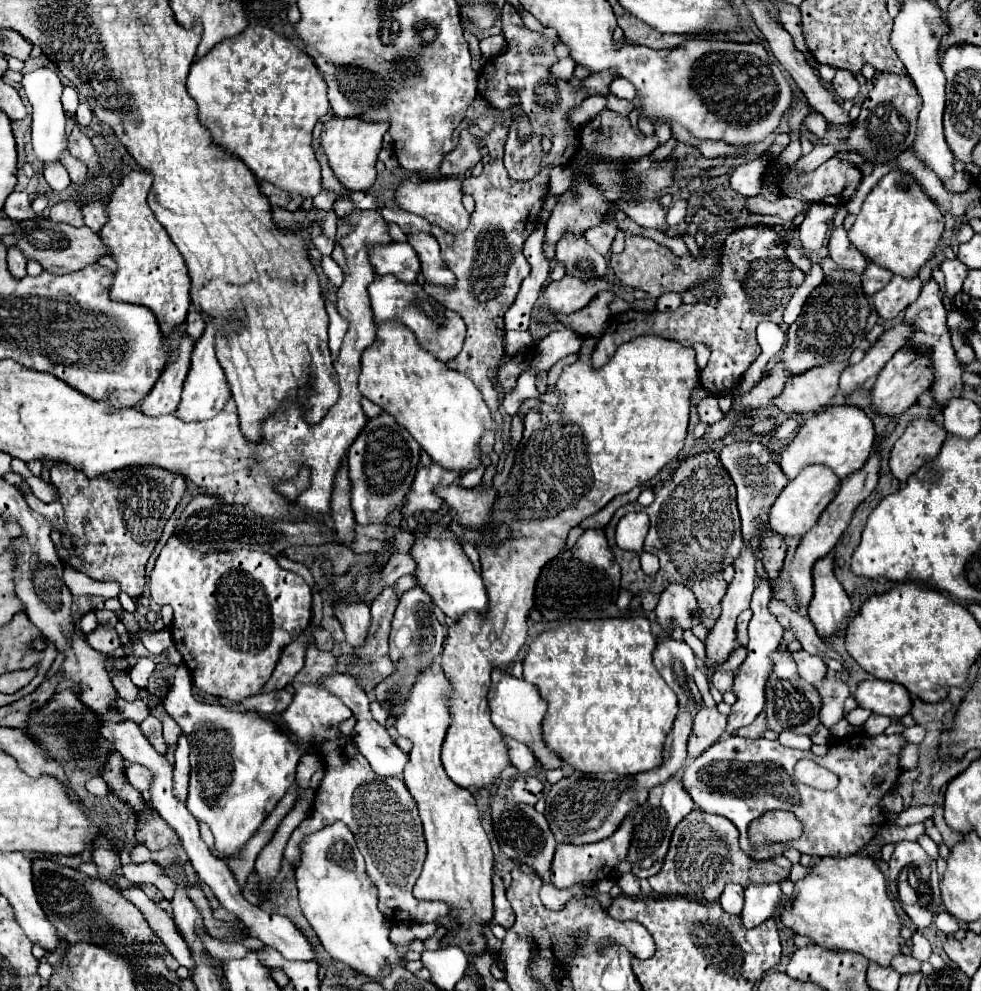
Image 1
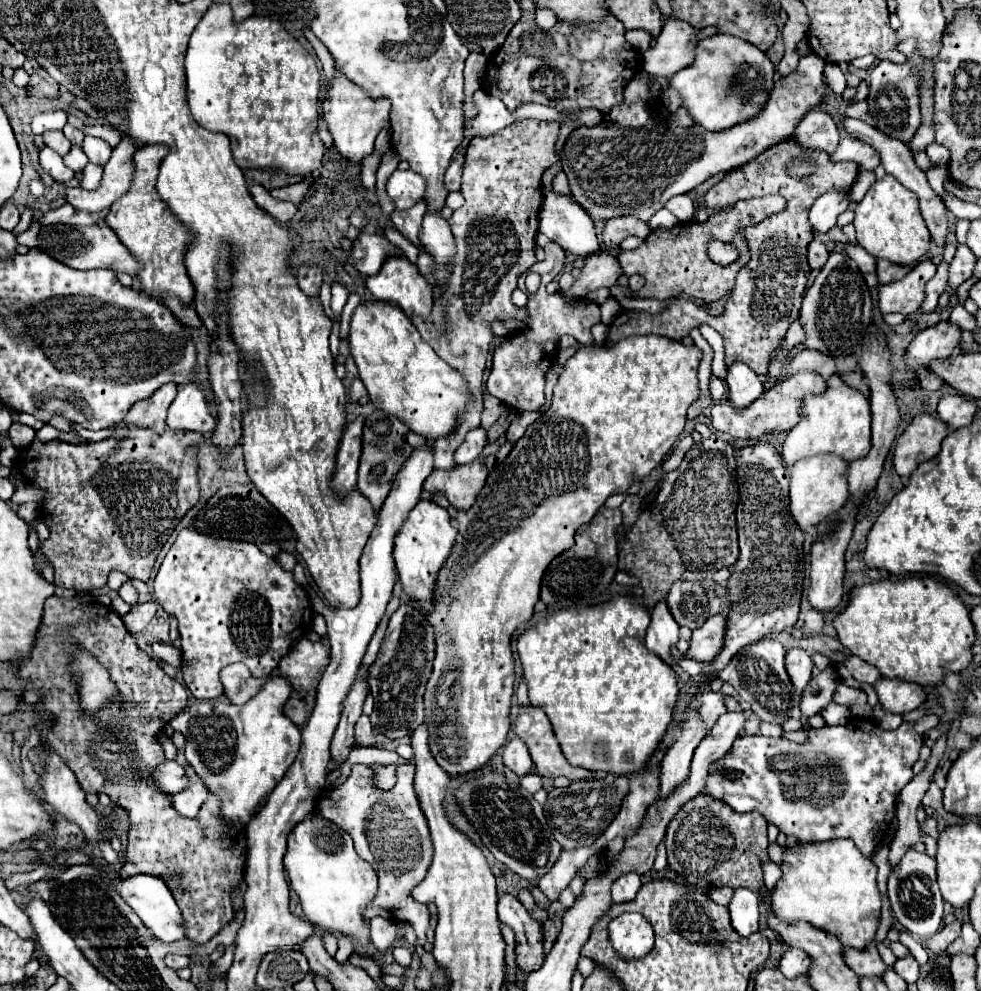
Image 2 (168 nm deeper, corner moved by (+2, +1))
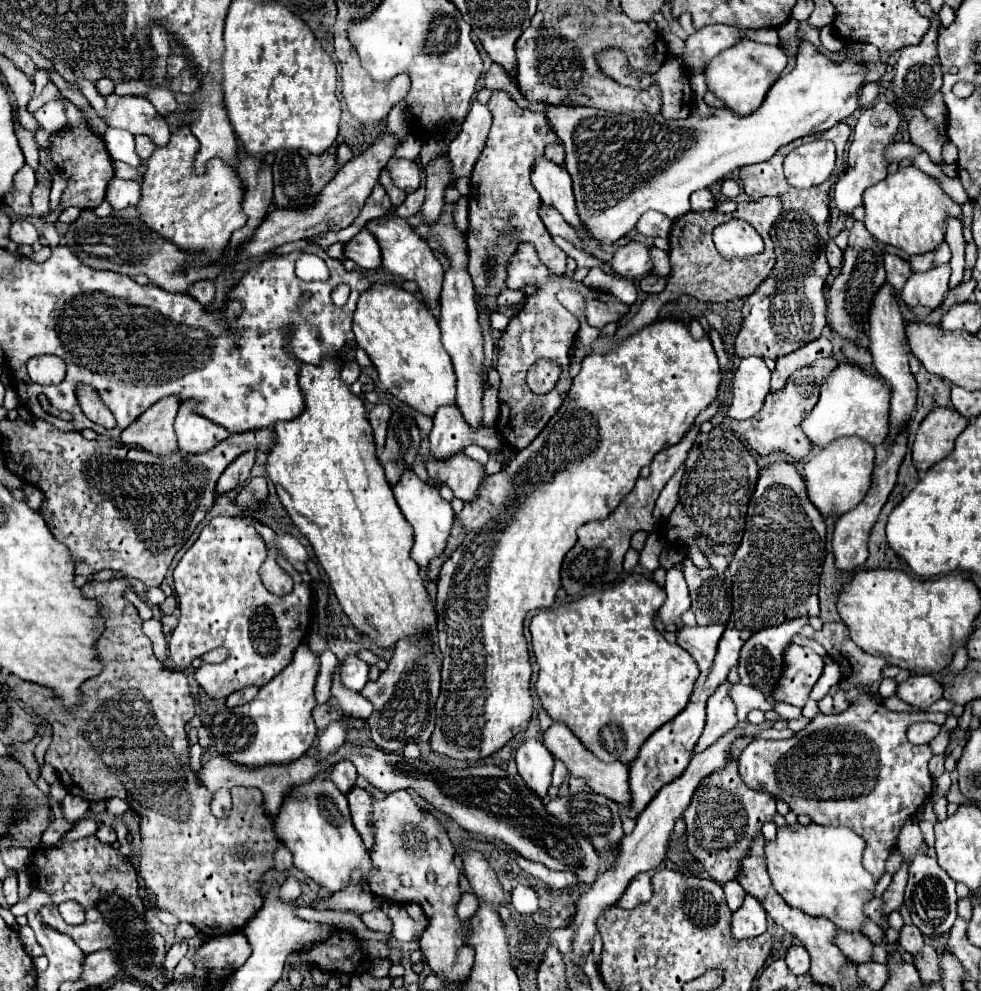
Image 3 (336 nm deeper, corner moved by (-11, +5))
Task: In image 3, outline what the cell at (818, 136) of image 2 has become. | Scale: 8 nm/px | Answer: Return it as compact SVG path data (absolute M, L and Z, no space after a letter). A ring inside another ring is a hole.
M878 101L876 105L862 111L848 151L848 171L834 185L834 203L838 211L852 213L856 207L862 205L862 193L886 177L888 163L886 159L882 159L882 143L890 143L890 139L896 137L900 121L900 111L884 101Z

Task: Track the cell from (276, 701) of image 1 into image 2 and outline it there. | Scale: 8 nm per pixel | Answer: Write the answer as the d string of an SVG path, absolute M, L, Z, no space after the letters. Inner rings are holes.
M297 693L291 695L291 699L289 699L287 705L285 705L285 715L287 715L295 725L299 725L299 727L305 723L305 719L307 719L307 705L305 705L305 701L301 699L301 695L297 695Z

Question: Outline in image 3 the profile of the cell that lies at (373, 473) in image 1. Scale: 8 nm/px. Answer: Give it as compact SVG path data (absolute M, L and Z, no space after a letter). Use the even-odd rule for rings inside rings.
M394 413L390 417L386 445L384 451L378 455L378 461L384 467L390 485L398 483L406 469L412 469L412 463L420 449L420 441L422 437L418 425L410 415Z

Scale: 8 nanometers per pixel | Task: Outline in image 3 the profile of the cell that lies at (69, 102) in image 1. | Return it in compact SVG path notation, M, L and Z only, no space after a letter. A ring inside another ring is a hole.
M50 101L44 107L40 107L36 113L36 119L40 123L42 129L46 131L60 131L66 125L66 115L64 115L64 107L60 101Z

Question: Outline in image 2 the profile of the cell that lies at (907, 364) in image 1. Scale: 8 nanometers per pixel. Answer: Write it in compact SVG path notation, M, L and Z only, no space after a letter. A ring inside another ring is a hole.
M941 321L937 327L927 327L925 331L919 331L905 355L905 379L917 377L917 369L925 369L935 359L951 357L959 345L959 339L961 329L949 321Z

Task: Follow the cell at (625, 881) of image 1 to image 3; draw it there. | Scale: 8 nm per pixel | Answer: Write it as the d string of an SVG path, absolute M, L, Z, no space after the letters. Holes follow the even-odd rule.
M648 873L636 875L630 881L630 887L626 889L626 895L622 895L622 903L618 903L618 907L622 909L634 909L642 903L648 903L648 899L652 899L654 889L652 889L652 881Z

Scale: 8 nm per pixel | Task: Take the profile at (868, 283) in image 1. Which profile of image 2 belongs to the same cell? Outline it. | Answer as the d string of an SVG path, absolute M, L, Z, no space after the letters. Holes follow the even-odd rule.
M879 259L877 261L877 275L879 275L879 283L885 285L885 283L893 283L893 281L899 281L903 279L909 271L913 271L911 267L899 267L897 263L889 263L887 259Z

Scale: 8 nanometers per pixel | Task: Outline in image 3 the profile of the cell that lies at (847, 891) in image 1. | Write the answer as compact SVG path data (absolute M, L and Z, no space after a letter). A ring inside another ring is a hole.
M786 825L778 827L778 835L774 841L766 843L766 867L770 873L770 879L774 881L776 891L782 895L782 899L808 915L826 917L832 923L836 923L838 929L844 931L860 931L862 925L868 921L864 907L874 897L876 891L876 879L864 869L862 865L862 853L864 853L866 841L856 835L850 829L844 827L822 827L822 825Z

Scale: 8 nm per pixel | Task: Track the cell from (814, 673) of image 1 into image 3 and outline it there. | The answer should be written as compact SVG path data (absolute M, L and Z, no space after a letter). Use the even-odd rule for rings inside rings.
M792 643L792 647L786 649L786 667L782 673L782 687L778 687L778 699L774 699L774 701L804 707L808 701L808 693L812 691L812 687L816 685L816 681L822 675L822 669L824 669L824 659L816 651L812 651L810 647Z

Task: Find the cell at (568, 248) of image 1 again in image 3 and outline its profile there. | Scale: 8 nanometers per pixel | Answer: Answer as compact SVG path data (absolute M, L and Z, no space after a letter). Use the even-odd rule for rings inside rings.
M546 157L538 159L532 171L532 185L540 193L542 203L546 207L554 207L564 217L566 223L570 223L574 229L582 233L588 233L588 227L578 217L572 179L564 171L564 167L548 161Z

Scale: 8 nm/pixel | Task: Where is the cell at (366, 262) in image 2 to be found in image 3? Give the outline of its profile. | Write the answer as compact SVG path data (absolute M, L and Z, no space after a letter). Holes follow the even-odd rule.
M362 229L354 239L346 243L344 255L352 259L356 265L360 265L362 269L378 269L382 265L380 245L374 239L374 235L366 229Z

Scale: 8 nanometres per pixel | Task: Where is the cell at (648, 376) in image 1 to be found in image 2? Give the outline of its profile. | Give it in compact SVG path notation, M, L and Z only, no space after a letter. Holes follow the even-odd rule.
M633 335L627 337L625 341L615 343L613 347L581 347L577 355L573 355L565 367L563 373L559 375L559 415L545 411L535 423L531 423L525 431L525 435L515 443L511 453L505 457L505 461L495 467L489 477L485 487L479 491L475 505L469 511L457 511L455 517L451 517L453 527L459 531L453 551L449 553L449 559L445 561L445 567L441 567L435 583L435 593L433 593L433 611L427 615L429 625L435 631L435 661L433 661L433 673L427 681L425 689L425 723L429 723L429 749L433 751L435 761L451 775L465 775L469 771L475 771L483 767L495 751L507 743L507 733L511 727L511 695L513 695L513 683L515 683L515 661L511 655L511 635L517 627L525 625L533 617L535 603L539 601L539 587L541 587L541 577L547 569L547 565L573 547L573 535L577 533L579 527L587 525L595 511L605 505L605 501L615 495L615 493L625 493L633 479L645 479L661 461L663 457L673 449L675 441L683 433L685 427L685 415L691 403L697 401L699 397L699 379L697 379L697 369L701 363L703 353L697 347L685 347L679 341L659 337L659 335Z

